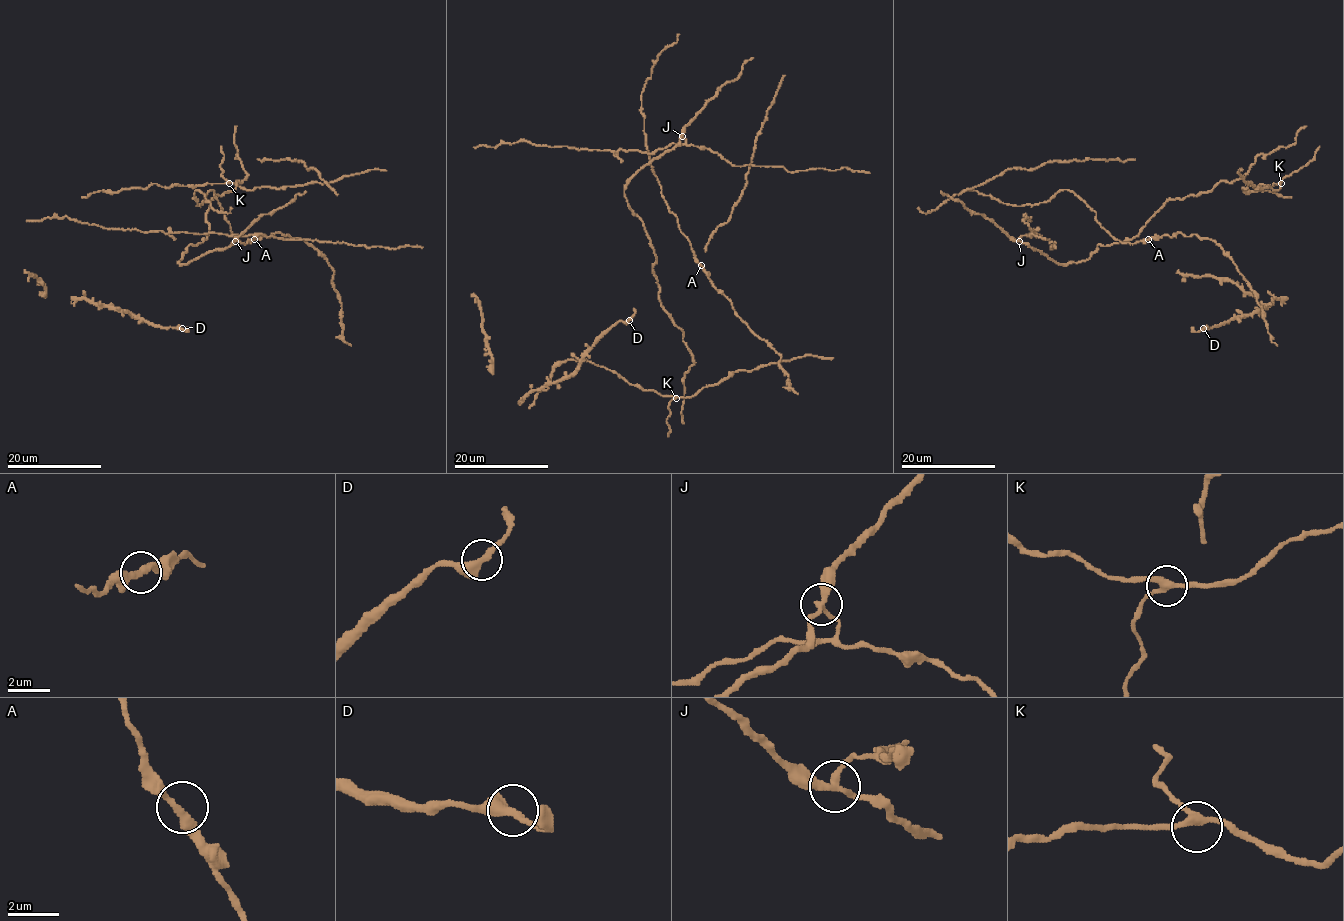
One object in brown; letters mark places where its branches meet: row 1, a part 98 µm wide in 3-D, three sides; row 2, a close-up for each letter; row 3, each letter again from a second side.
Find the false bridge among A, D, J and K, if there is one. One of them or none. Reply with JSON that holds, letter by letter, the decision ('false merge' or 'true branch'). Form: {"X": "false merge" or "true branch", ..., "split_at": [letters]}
{"A": "true branch", "D": "true branch", "J": "false merge", "K": "true branch", "split_at": ["J"]}

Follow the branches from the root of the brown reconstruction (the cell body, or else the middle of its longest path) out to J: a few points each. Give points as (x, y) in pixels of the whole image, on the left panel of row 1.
J: (210, 206), (207, 236), (190, 245), (177, 262), (189, 263), (234, 241)

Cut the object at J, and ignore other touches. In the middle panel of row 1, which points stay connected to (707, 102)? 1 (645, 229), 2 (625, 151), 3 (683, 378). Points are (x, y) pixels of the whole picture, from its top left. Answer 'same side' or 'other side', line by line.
1: same side
2: other side
3: same side

